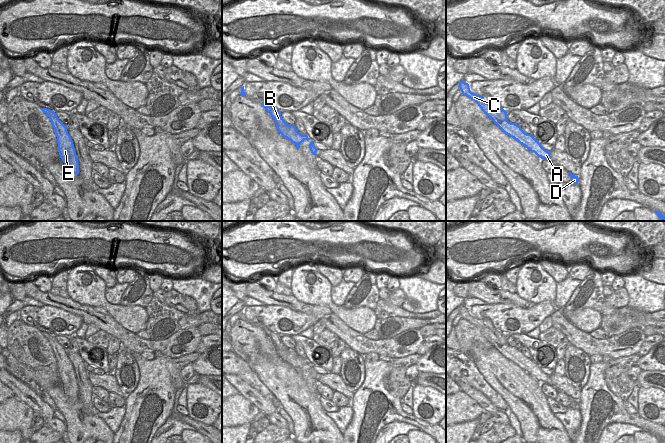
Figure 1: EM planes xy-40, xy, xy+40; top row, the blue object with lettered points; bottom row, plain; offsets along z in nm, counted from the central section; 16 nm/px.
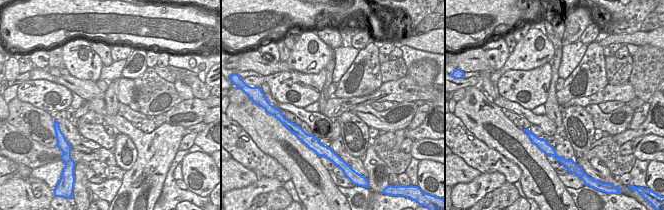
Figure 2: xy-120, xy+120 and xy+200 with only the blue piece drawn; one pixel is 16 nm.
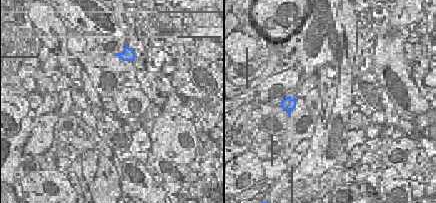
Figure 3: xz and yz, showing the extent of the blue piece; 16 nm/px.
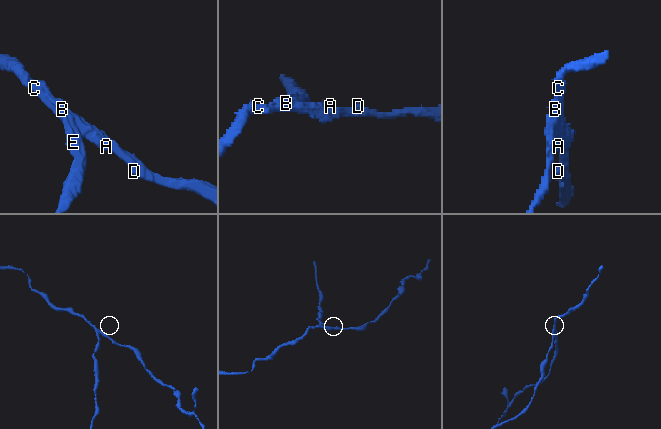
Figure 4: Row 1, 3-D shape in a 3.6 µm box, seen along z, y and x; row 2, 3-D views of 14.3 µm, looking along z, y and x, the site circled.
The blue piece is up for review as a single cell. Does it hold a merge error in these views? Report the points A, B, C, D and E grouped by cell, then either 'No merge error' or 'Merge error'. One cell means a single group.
Groups: A C D / B E. Merge error.

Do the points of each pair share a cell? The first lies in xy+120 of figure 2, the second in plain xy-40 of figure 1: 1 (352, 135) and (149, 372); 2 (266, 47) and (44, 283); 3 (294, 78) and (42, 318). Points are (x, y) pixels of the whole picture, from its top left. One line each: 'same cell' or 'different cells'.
1: different cells
2: same cell
3: same cell

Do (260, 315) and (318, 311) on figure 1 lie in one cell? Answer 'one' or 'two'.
one

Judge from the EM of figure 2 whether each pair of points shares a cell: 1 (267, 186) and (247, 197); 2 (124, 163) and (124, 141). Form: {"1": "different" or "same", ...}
{"1": "same", "2": "same"}

